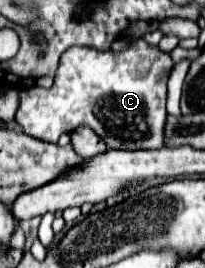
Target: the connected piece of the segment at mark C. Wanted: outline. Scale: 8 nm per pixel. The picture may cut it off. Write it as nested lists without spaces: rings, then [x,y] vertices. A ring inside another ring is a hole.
[[[134,39],[122,51],[70,47],[50,89],[20,91],[16,121],[30,137],[56,143],[62,133],[90,127],[108,149],[162,149],[166,127],[166,83],[174,61],[170,53]]]

